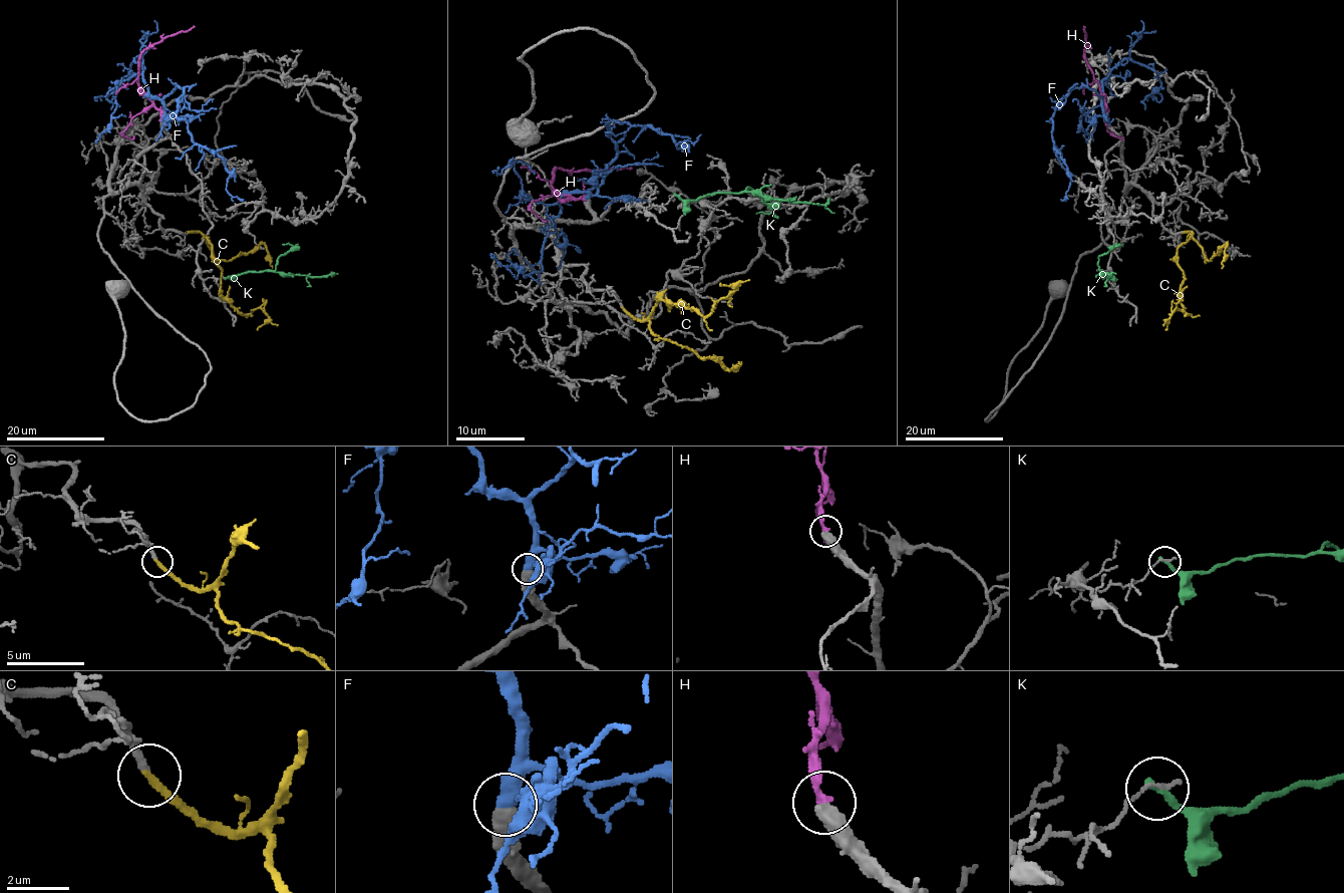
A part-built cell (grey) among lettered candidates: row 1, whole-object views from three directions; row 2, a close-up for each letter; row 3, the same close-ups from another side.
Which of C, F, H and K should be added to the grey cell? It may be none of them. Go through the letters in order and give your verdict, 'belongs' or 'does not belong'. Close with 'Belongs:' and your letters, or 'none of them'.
C: belongs
F: belongs
H: does not belong
K: does not belong
Belongs: C, F

